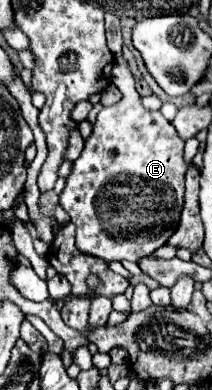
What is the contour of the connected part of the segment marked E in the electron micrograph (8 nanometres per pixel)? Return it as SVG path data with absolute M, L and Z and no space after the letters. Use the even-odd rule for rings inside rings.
M116 58L112 82L122 92L122 98L118 104L98 112L92 134L86 140L80 158L74 162L70 176L66 178L60 204L76 226L76 246L80 252L102 258L104 262L138 262L164 246L172 232L176 232L184 206L184 174L188 166L182 158L184 140L176 134L172 122L168 122L160 112L150 112L142 106L142 96L136 90L136 80L132 78L124 58Z

